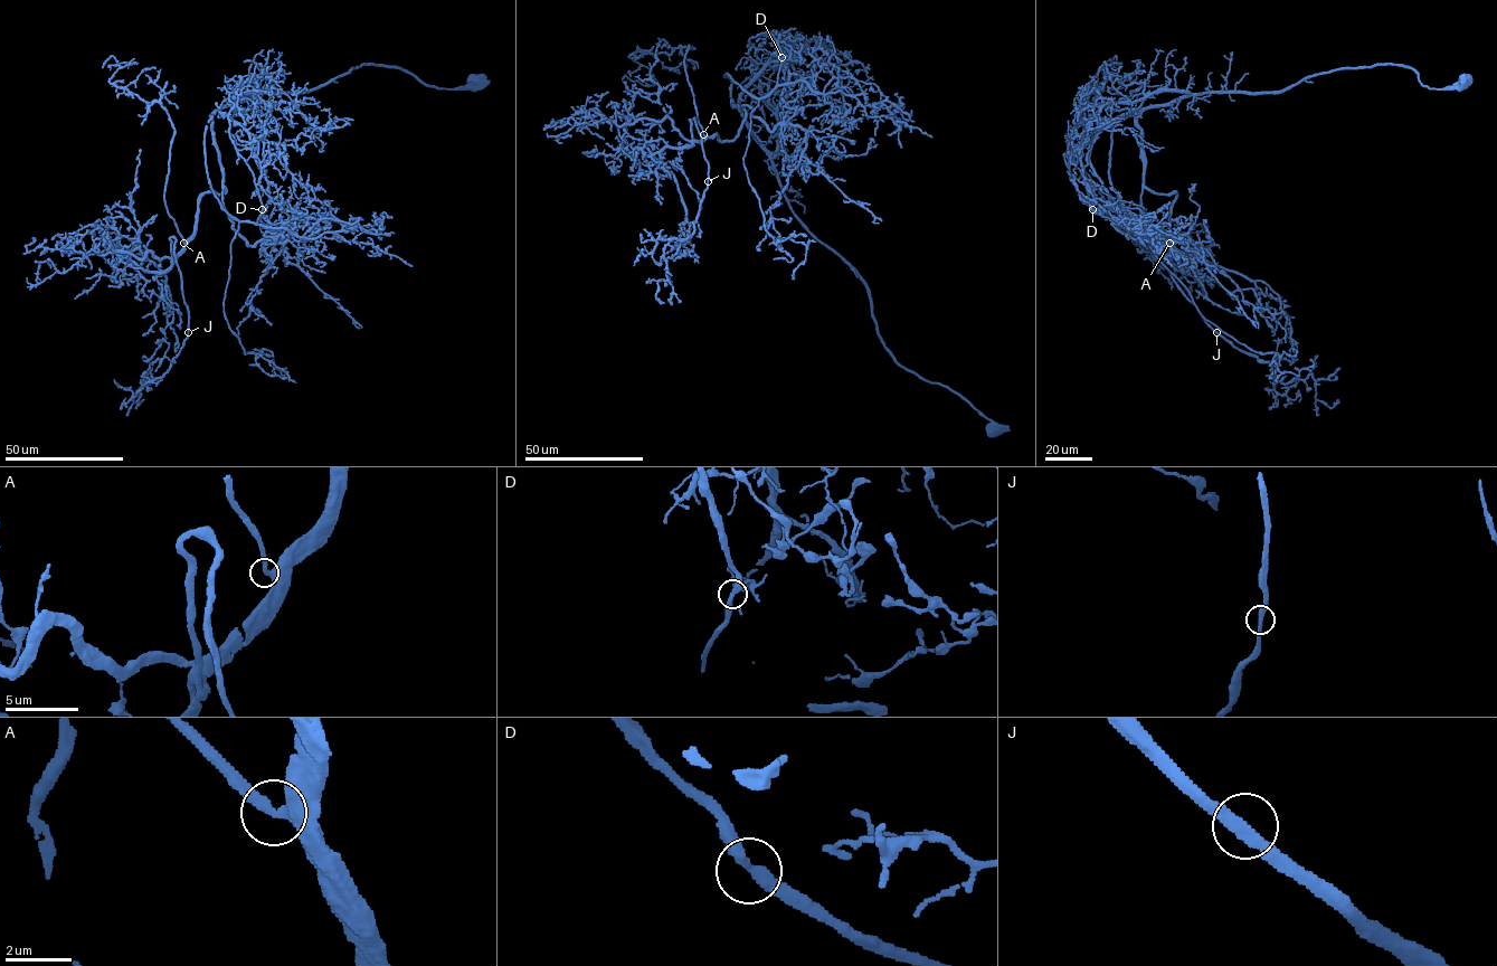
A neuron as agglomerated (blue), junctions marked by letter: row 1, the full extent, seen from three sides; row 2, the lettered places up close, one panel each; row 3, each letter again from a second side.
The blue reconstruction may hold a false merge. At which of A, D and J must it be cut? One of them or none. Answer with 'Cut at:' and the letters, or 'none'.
Cut at: none

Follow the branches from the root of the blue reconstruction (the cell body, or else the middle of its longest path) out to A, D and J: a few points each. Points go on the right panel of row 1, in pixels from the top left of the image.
A: (1466, 81), (1431, 88), (1411, 68), (1375, 64), (1146, 106), (1144, 185), (1177, 195), (1169, 243)
D: (1466, 81), (1431, 88), (1411, 68), (1375, 64), (1278, 92), (1104, 105), (1069, 157), (1092, 209)
J: (1466, 81), (1375, 64), (1138, 114), (1144, 185), (1177, 195), (1175, 255), (1155, 237), (1155, 255), (1216, 332)

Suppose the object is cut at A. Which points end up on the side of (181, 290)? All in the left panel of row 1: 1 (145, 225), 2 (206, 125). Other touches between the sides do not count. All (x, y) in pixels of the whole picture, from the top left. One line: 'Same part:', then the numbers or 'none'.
Same part: 1, 2

